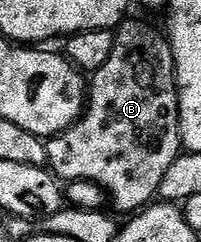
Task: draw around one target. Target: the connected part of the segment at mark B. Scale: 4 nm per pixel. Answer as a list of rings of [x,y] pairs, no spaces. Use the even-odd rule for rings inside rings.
[[[129,17],[124,20],[116,28],[115,42],[111,49],[111,57],[107,57],[103,69],[92,72],[91,82],[87,87],[87,106],[84,115],[78,119],[77,124],[68,127],[62,135],[52,136],[46,142],[47,164],[48,170],[57,176],[58,180],[64,181],[66,184],[75,181],[91,181],[95,185],[99,185],[104,189],[108,202],[113,203],[113,207],[117,211],[122,211],[125,217],[132,216],[134,213],[140,212],[142,209],[150,206],[158,198],[160,185],[167,175],[168,169],[174,165],[177,158],[183,154],[183,144],[181,141],[181,91],[177,88],[177,70],[175,69],[175,53],[169,44],[169,36],[164,30],[156,31],[149,23],[144,23],[141,19],[133,19]]]

